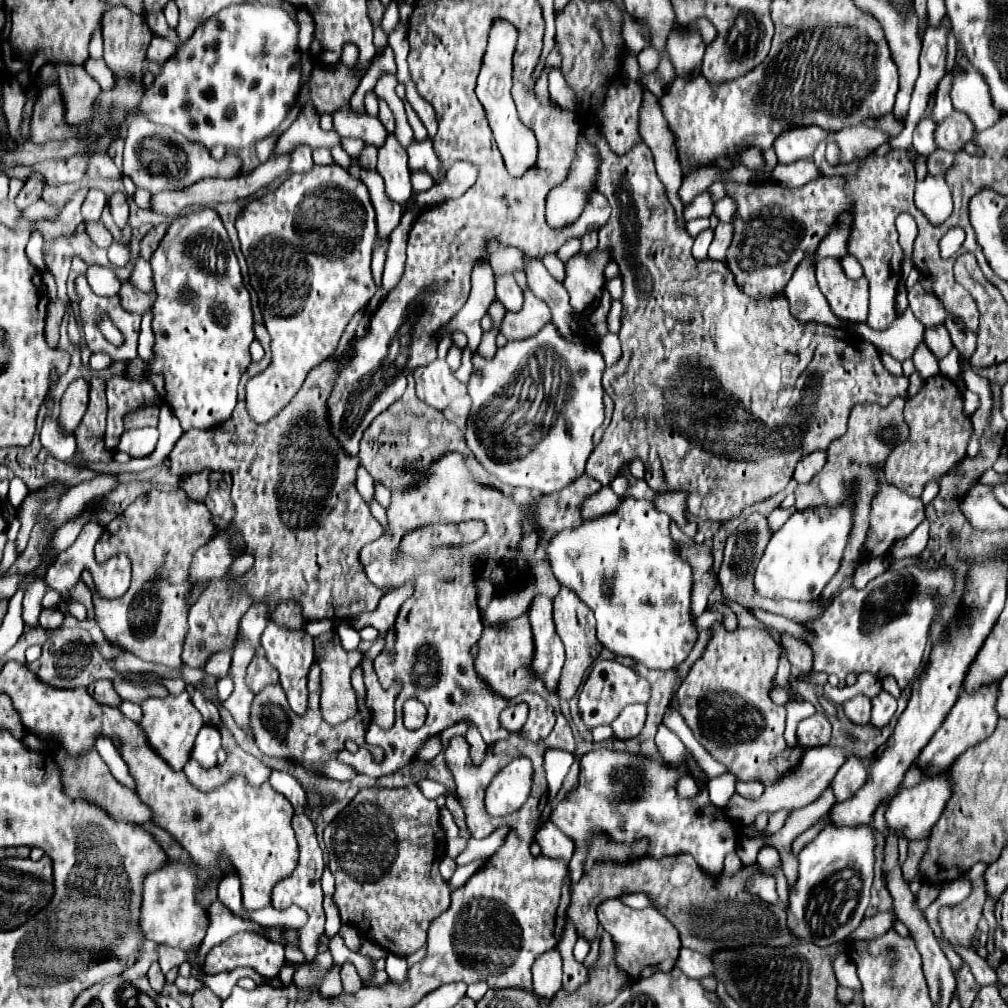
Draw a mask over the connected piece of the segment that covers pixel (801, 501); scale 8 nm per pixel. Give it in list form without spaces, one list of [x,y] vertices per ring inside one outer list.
[[[894,399],[886,409],[880,405],[872,405],[872,403],[856,405],[850,413],[848,433],[828,447],[828,461],[826,461],[824,469],[808,485],[798,485],[798,489],[794,493],[794,497],[796,497],[794,507],[798,511],[802,511],[802,509],[808,509],[814,505],[842,505],[842,501],[846,501],[846,493],[850,493],[848,489],[858,489],[858,505],[854,507],[854,529],[850,531],[850,541],[846,545],[842,565],[832,583],[842,583],[846,577],[850,577],[854,573],[856,565],[860,563],[860,551],[862,551],[862,545],[864,545],[866,533],[868,533],[870,501],[878,489],[878,485],[874,481],[872,465],[878,461],[884,461],[892,451],[892,445],[884,443],[878,435],[884,429],[894,429],[894,433],[898,435],[898,443],[906,441],[908,427],[902,419],[902,405],[904,403],[900,399]]]

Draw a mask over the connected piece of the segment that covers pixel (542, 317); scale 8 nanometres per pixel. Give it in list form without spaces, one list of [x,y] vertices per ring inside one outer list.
[[[524,293],[526,301],[520,313],[506,313],[502,321],[502,335],[508,341],[520,341],[526,337],[534,337],[544,325],[550,323],[550,309],[548,305],[534,297],[534,293]]]

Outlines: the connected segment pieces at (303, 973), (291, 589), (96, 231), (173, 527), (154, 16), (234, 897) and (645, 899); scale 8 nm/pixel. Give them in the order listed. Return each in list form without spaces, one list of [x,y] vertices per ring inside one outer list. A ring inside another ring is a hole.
[[[320,951],[316,963],[291,964],[285,961],[284,965],[292,965],[295,967],[296,975],[294,975],[293,983],[296,983],[298,987],[318,985],[318,983],[322,981],[322,977],[324,977],[324,975],[330,971],[330,967],[332,967],[332,955],[330,955],[330,951]]]
[[[248,369],[238,385],[238,403],[236,403],[236,409],[234,409],[234,415],[224,421],[222,425],[218,425],[216,431],[200,431],[204,433],[204,439],[206,439],[206,451],[200,453],[200,443],[204,445],[204,441],[198,441],[198,429],[192,429],[192,431],[186,431],[178,443],[174,445],[172,453],[170,453],[170,473],[172,475],[178,475],[178,477],[184,477],[184,475],[190,475],[190,473],[200,473],[204,469],[212,469],[212,471],[228,471],[232,475],[232,499],[234,499],[234,505],[236,505],[236,517],[234,517],[234,527],[238,527],[242,531],[242,537],[246,541],[246,549],[254,553],[256,557],[256,563],[254,567],[236,579],[236,583],[240,583],[244,589],[248,589],[254,597],[254,601],[266,601],[268,605],[276,607],[278,603],[282,601],[288,601],[288,599],[294,599],[302,605],[302,613],[304,613],[304,619],[306,621],[312,621],[312,619],[350,619],[352,615],[358,615],[358,613],[364,613],[364,611],[374,611],[378,607],[378,601],[386,595],[384,589],[378,589],[374,583],[368,581],[364,567],[360,563],[360,549],[366,545],[366,543],[372,543],[374,539],[378,539],[382,535],[382,527],[380,523],[372,517],[370,509],[366,507],[366,503],[362,501],[362,497],[358,495],[356,491],[356,469],[360,465],[360,459],[358,457],[350,457],[346,455],[346,451],[342,449],[342,445],[338,445],[338,439],[332,437],[330,433],[330,425],[320,425],[318,419],[316,419],[316,413],[310,413],[308,407],[302,407],[302,405],[286,405],[268,425],[256,425],[248,419],[246,415],[246,401],[244,401],[244,385],[246,381],[252,377],[252,369]]]
[[[88,221],[86,223],[86,233],[90,235],[90,239],[94,241],[94,245],[96,247],[102,247],[102,249],[108,249],[110,247],[110,243],[114,241],[112,239],[112,235],[110,235],[110,231],[104,227],[104,223],[102,221]]]
[[[152,489],[146,495],[140,495],[124,515],[116,517],[106,533],[100,537],[96,545],[96,559],[108,559],[116,553],[126,553],[128,559],[132,561],[132,585],[130,589],[118,597],[118,599],[102,599],[98,595],[94,597],[94,607],[96,607],[96,617],[98,625],[104,633],[106,639],[116,641],[124,645],[126,651],[134,653],[136,657],[144,661],[154,661],[162,663],[170,669],[180,669],[180,653],[182,653],[182,637],[186,637],[186,613],[190,605],[186,605],[186,593],[190,593],[190,561],[206,541],[212,541],[218,533],[222,533],[220,527],[212,523],[212,515],[206,509],[204,503],[196,503],[188,499],[184,491],[156,491]]]
[[[160,11],[160,13],[144,13],[144,19],[146,19],[146,23],[148,23],[148,27],[150,27],[150,31],[152,31],[154,35],[160,35],[160,37],[172,41],[176,47],[182,45],[182,41],[178,39],[176,31],[168,27],[168,23],[166,23],[162,11]]]
[[[226,875],[220,881],[218,897],[226,903],[226,907],[230,907],[234,912],[242,909],[242,895],[240,895],[240,879],[238,879],[238,875]]]
[[[635,893],[635,894],[630,894],[630,895],[621,895],[619,897],[621,902],[633,909],[643,909],[647,907],[654,907],[657,908],[656,903],[648,897],[648,895],[643,894],[643,893]]]

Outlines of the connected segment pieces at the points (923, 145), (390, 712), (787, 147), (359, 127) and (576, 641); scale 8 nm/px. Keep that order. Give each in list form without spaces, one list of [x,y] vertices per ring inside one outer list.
[[[922,119],[916,129],[914,129],[914,143],[912,147],[922,153],[922,155],[930,155],[936,145],[934,145],[934,129],[936,129],[936,123],[934,121],[928,121],[928,119]]]
[[[372,659],[362,661],[364,669],[364,685],[366,685],[366,707],[372,713],[372,721],[382,729],[390,729],[394,725],[394,701],[402,689],[400,681],[394,681],[390,689],[382,689],[378,677],[372,667]]]
[[[806,125],[798,129],[786,129],[786,133],[778,135],[774,141],[774,151],[778,157],[778,163],[788,165],[798,159],[808,159],[812,157],[816,145],[828,137],[828,131],[816,127],[816,125]]]
[[[350,105],[334,113],[334,127],[340,137],[358,137],[378,149],[382,147],[382,141],[386,141],[386,129],[382,127],[380,119],[370,117],[368,113],[356,115],[350,111]]]
[[[560,589],[558,597],[554,599],[554,623],[558,625],[558,635],[566,647],[566,663],[562,667],[562,675],[558,681],[558,697],[564,701],[570,701],[578,687],[582,685],[582,677],[586,669],[594,663],[594,659],[600,655],[602,645],[598,645],[596,633],[594,633],[594,613],[586,609],[582,601],[578,601],[576,593],[570,593],[570,589]]]

